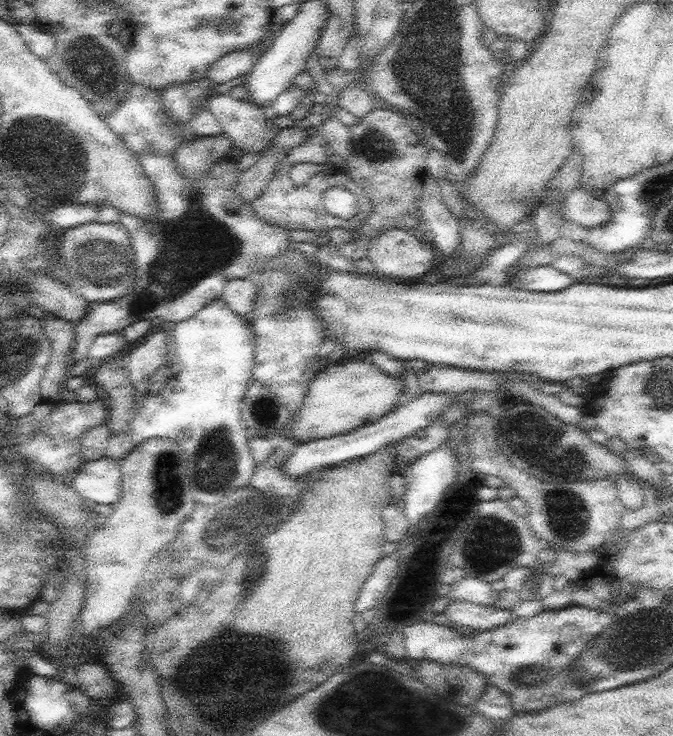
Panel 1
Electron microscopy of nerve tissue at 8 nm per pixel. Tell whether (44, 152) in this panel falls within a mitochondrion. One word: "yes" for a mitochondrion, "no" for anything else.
yes

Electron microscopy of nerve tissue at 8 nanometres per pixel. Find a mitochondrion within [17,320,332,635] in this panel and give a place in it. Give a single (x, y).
(239, 519)

